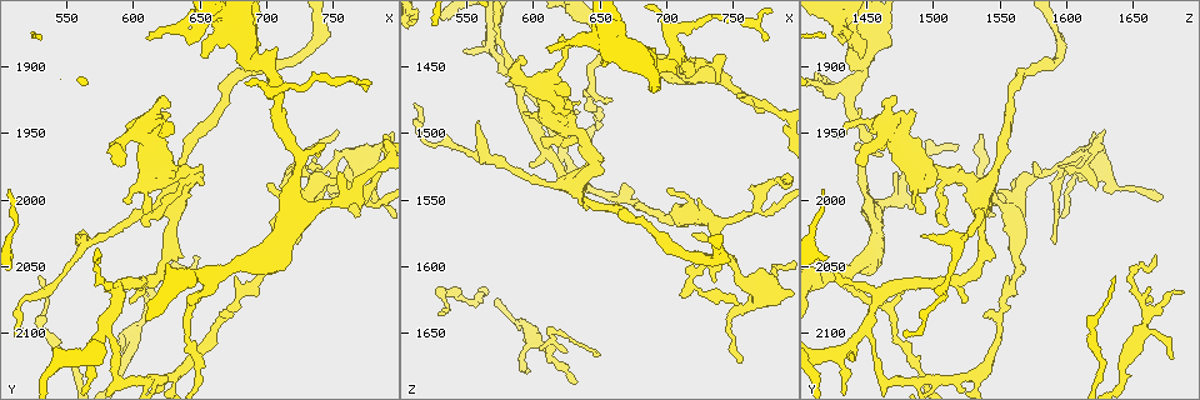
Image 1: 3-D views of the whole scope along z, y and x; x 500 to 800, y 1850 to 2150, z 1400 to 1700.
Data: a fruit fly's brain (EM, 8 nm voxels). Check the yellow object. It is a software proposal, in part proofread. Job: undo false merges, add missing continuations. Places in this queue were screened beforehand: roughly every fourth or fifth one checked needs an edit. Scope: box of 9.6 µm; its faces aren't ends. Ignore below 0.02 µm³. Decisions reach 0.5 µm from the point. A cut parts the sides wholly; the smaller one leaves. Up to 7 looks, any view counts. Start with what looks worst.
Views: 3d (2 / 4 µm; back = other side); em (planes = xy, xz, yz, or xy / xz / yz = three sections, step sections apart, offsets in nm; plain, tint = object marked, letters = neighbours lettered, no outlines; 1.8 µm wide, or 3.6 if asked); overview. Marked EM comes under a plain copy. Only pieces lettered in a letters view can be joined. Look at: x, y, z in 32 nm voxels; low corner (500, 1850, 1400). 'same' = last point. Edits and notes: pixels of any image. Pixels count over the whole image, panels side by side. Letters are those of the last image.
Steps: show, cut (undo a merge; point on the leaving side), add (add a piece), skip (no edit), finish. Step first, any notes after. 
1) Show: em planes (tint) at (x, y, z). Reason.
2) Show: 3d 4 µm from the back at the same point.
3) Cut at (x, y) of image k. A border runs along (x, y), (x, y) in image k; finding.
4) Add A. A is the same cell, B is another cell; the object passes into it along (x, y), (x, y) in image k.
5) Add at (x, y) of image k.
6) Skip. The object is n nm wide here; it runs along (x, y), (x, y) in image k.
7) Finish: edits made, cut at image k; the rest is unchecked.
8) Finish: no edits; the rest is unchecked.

Show: em planes (letters) at (750, 1976, 1594). Sharp bend.

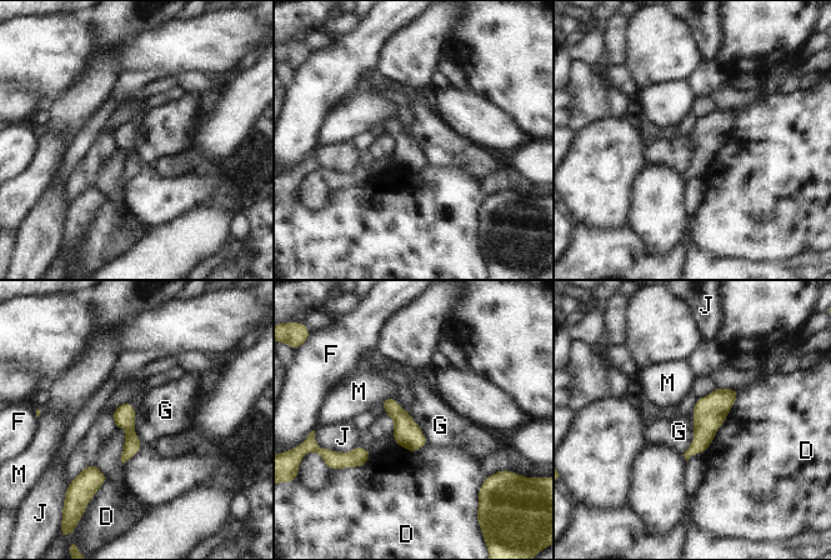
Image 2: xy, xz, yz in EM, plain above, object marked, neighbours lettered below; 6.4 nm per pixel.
Skip. D, F, G, J and M are other cells; a border runs along (692, 413), (692, 443), (682, 453) in image 2; one neuron here.

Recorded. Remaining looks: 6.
Show: 3d 2 µm at (612, 2086, 1660). Arms part here.

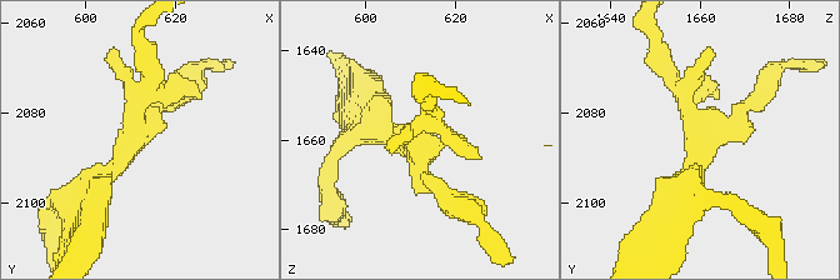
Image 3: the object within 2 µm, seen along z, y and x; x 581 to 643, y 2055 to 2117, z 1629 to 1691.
Show: em planes (tint) at (610, 2087, 1660).

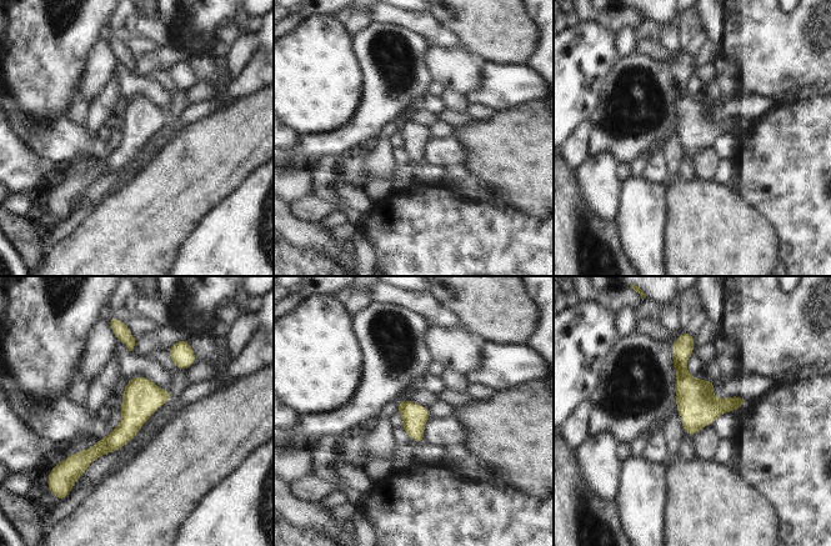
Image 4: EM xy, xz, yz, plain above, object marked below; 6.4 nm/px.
Show: em planes (letters) at the same point. What lies round it.

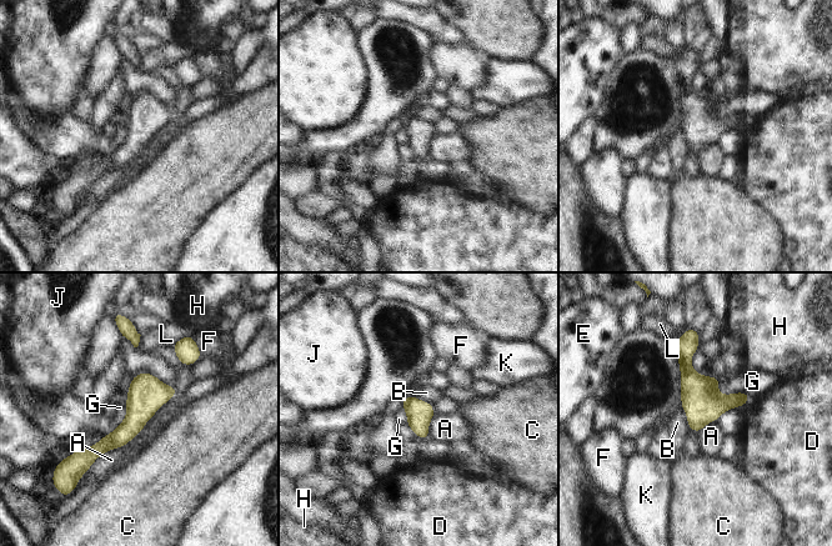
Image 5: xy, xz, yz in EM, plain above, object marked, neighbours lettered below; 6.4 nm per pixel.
Skip. The object is 170 nm wide here; A, B, C, D, E, F, G, H, J, K and L are other cells; it runs along (173, 391), (81, 460) in image 5; one neuron here.

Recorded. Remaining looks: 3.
Show: em xy step 4 (tint) at (708, 1914, 1440). Arms part here.

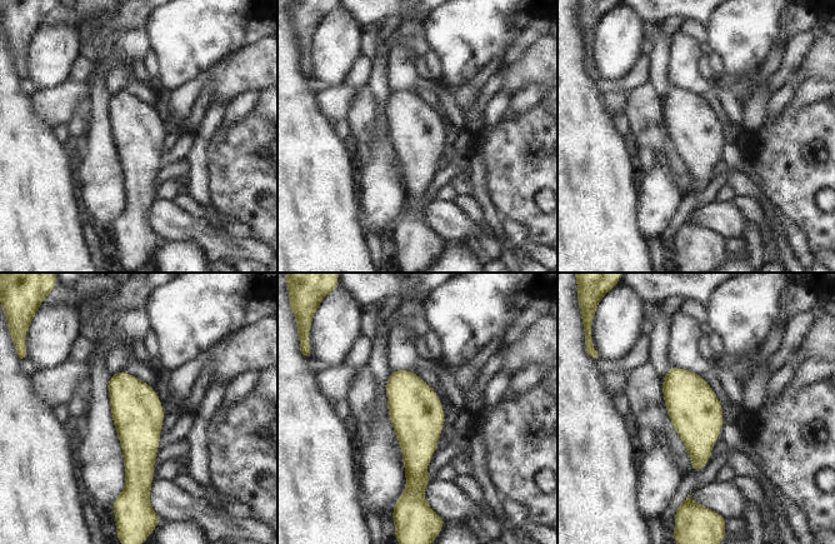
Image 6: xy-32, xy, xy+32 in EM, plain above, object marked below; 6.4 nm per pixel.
Show: em planes (letters) at the same point.

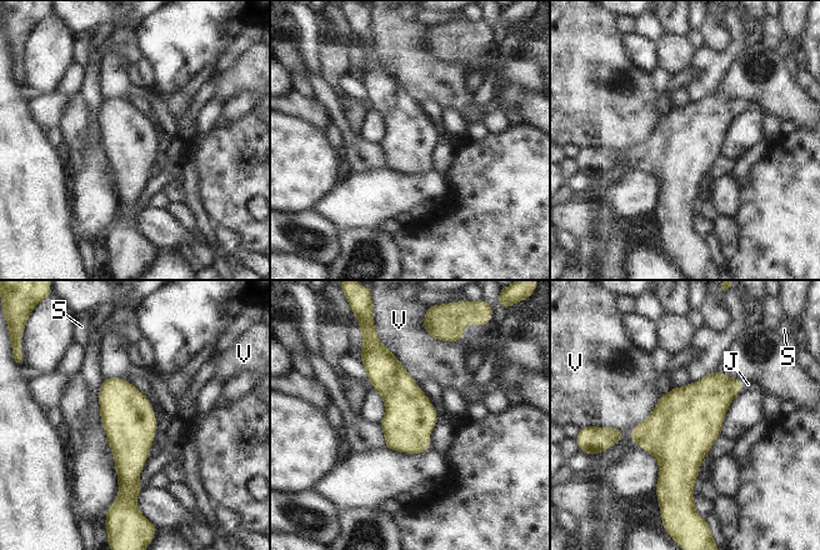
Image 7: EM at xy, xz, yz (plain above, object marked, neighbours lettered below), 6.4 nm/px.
Add J. The object is 320 nm wide here; J is the same cell, S and V are other cells; the object passes into it along (706, 401), (741, 386), (748, 384) in image 7; the neuron continues.

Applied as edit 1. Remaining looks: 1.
Finish: edits made, add at image 7; the rest is unchecked.

